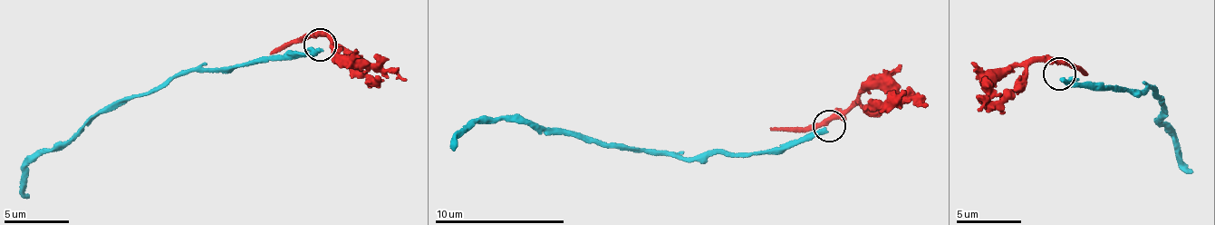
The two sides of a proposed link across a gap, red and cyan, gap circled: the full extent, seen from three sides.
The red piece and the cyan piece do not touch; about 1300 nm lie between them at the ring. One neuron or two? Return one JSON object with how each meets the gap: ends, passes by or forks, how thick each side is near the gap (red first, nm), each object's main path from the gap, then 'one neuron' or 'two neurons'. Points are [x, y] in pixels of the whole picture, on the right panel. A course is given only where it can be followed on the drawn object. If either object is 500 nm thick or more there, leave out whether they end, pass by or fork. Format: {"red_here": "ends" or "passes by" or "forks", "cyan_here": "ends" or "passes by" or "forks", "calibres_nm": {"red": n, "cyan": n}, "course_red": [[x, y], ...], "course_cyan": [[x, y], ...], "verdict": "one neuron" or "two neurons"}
{"red_here": "passes by", "cyan_here": "ends", "calibres_nm": {"red": 360, "cyan": 360}, "course_red": [[1057, 64], [1019, 63], [984, 92], [977, 112]], "course_cyan": [[1061, 77], [1140, 91], [1156, 84], [1156, 95], [1166, 108], [1156, 119], [1165, 121], [1181, 163], [1193, 171]], "verdict": "two neurons"}

